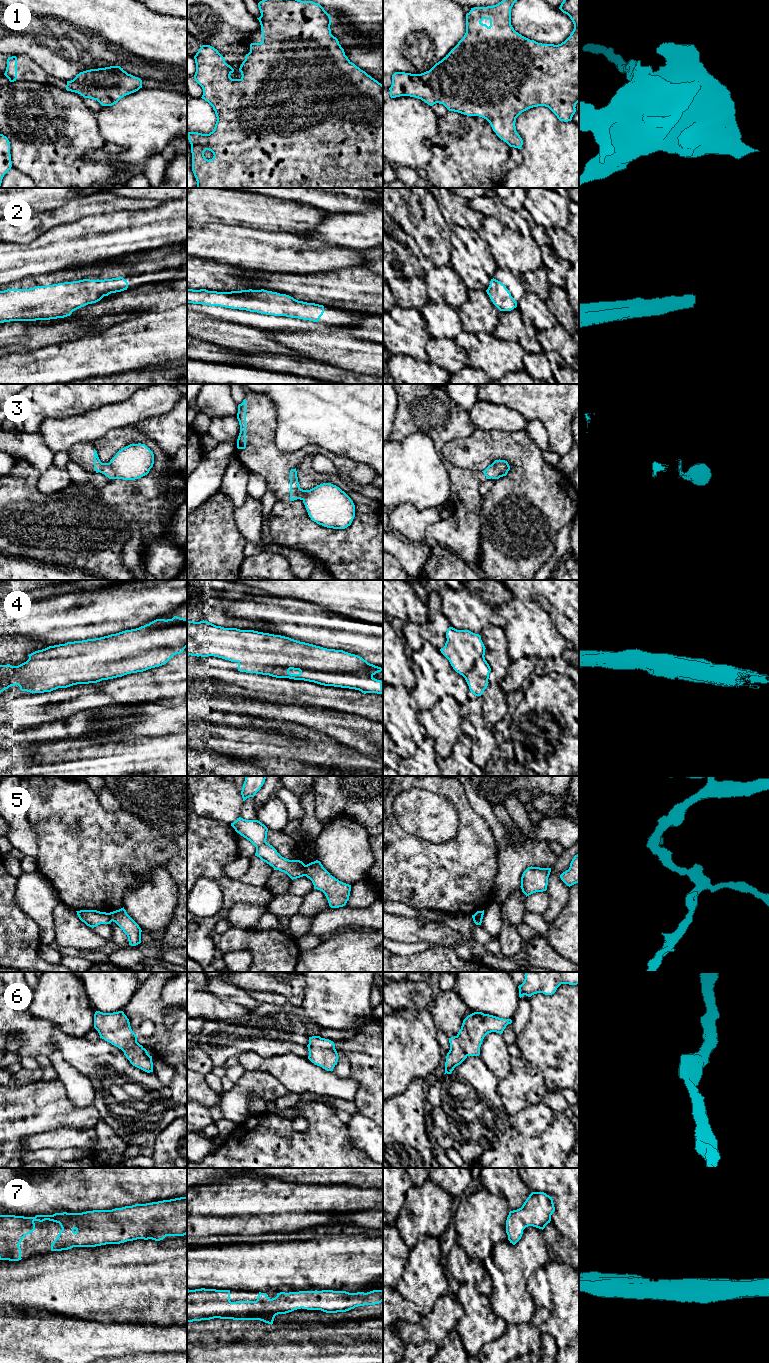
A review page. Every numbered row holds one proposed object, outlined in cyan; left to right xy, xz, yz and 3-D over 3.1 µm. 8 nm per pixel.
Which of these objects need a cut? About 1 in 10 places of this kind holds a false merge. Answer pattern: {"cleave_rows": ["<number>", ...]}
{"cleave_rows": ["5"]}

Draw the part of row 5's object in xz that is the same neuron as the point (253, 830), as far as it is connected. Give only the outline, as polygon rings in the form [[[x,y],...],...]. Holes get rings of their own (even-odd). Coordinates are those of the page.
[[[241,817],[231,823],[237,833],[249,840],[255,847],[255,856],[274,868],[286,873],[292,880],[304,876],[306,865],[300,860],[282,857],[277,850],[266,842],[268,828],[258,820]]]

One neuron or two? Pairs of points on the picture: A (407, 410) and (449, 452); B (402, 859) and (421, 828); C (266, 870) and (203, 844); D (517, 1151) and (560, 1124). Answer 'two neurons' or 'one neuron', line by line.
A: two neurons
B: two neurons
C: two neurons
D: one neuron

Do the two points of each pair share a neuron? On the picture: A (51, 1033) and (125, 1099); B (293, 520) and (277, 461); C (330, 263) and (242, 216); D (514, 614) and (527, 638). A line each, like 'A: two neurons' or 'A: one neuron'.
A: one neuron
B: two neurons
C: two neurons
D: one neuron

